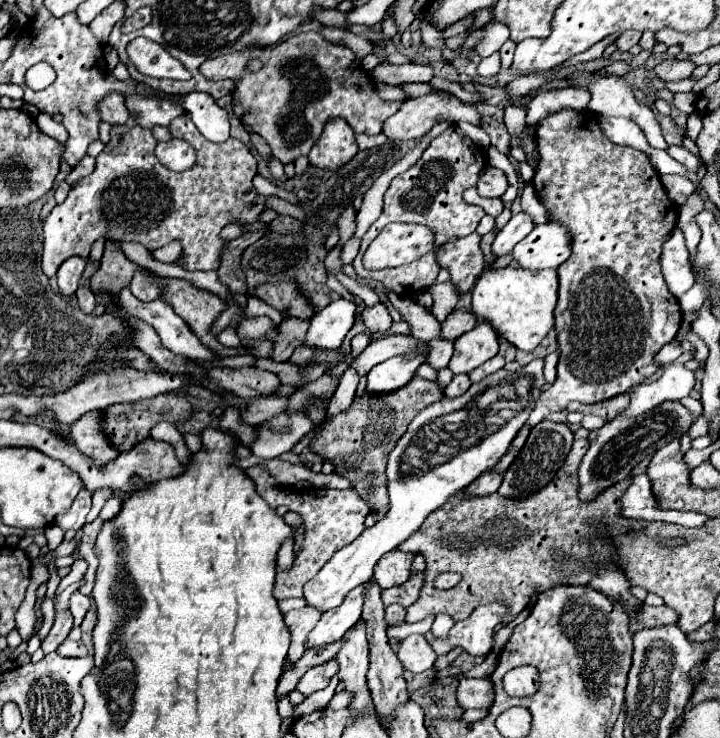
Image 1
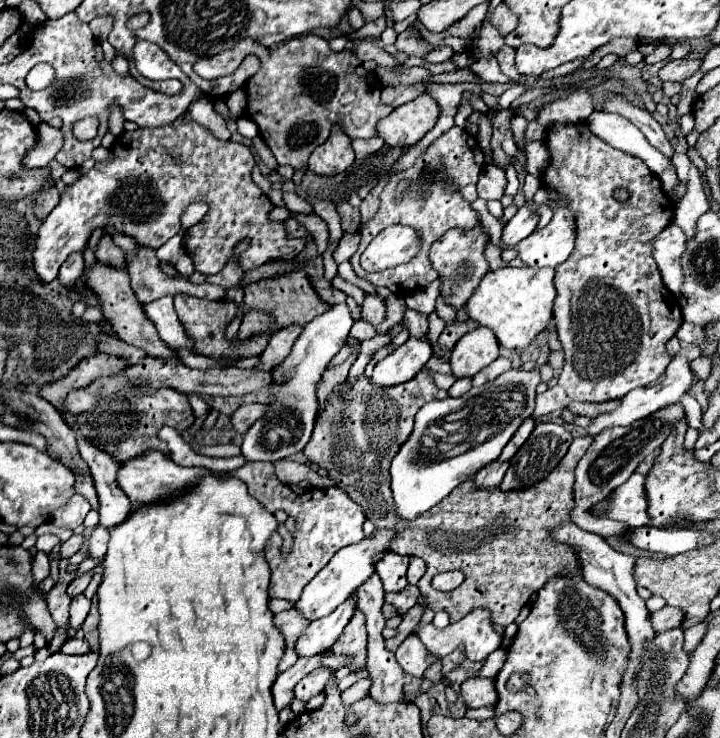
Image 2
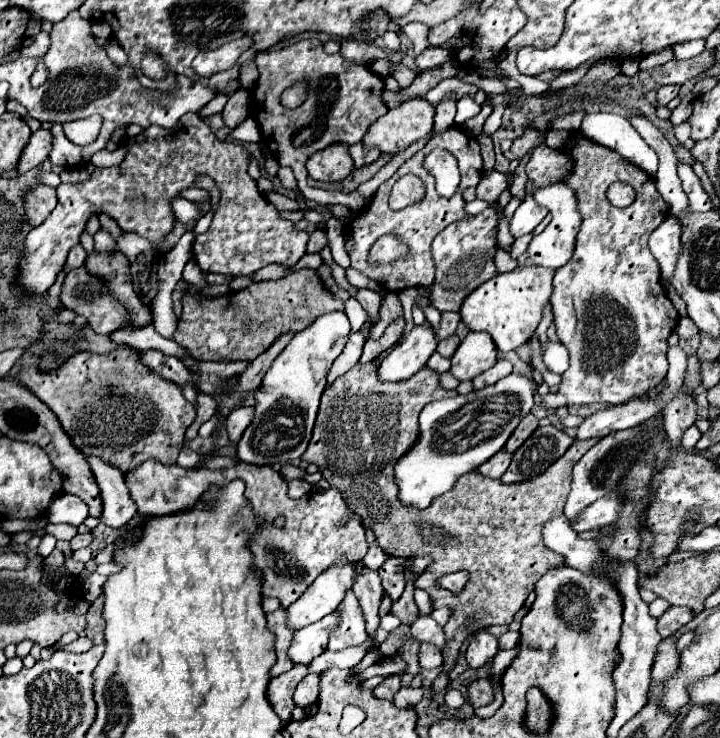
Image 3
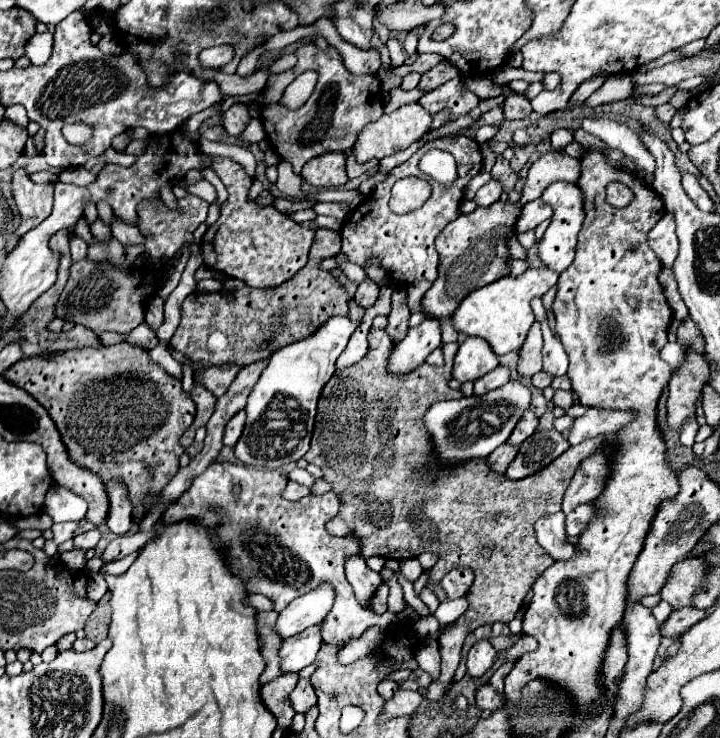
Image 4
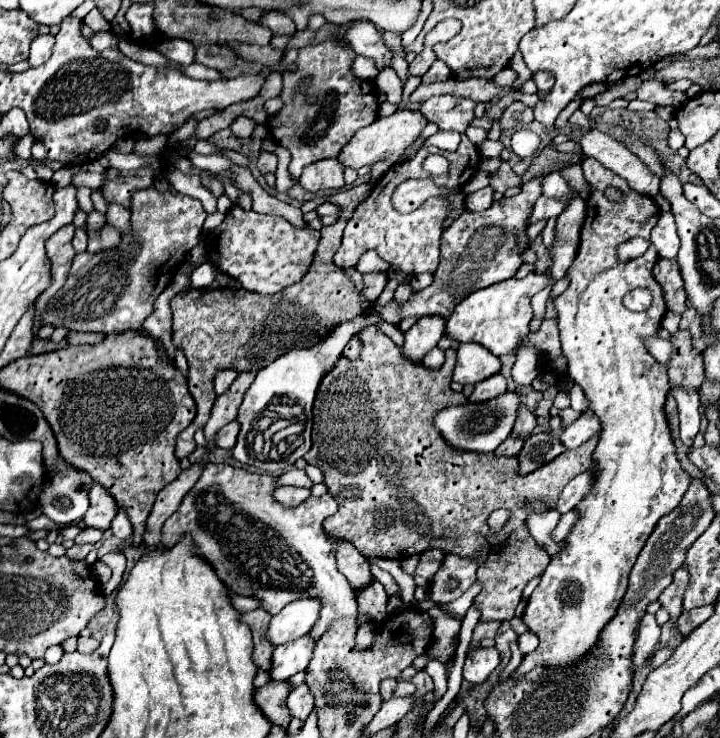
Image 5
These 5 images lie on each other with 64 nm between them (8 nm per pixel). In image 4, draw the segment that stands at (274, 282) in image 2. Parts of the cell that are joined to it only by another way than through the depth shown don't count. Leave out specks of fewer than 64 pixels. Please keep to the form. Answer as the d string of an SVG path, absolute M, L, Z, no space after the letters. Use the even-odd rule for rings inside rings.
M316 230L316 240L310 248L308 264L280 288L248 288L222 292L192 292L182 302L182 320L170 344L184 352L190 360L202 366L222 364L252 364L278 348L312 334L328 316L348 314L348 296L338 286L336 278L318 268L318 262L334 256L340 250L340 234Z

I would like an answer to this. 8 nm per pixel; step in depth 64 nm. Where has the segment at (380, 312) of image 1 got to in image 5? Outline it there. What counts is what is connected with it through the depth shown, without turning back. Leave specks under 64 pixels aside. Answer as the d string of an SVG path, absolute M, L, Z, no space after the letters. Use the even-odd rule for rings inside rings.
M364 274L364 288L362 288L362 296L366 300L370 300L370 304L376 302L376 298L380 296L382 288L386 286L386 274Z

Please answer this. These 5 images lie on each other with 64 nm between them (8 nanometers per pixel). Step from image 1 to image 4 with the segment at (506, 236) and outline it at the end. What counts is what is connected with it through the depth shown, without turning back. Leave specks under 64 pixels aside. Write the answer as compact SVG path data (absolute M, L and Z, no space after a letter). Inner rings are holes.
M532 200L528 204L524 204L520 208L520 214L516 218L516 224L514 224L514 230L516 234L522 234L526 230L534 230L542 220L550 218L552 216L552 208L540 200Z

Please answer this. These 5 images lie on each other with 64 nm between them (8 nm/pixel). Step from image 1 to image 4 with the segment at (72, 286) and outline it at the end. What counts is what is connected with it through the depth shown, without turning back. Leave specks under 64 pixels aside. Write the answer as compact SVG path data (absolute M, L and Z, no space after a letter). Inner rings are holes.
M78 236L76 238L72 238L70 240L70 252L72 252L72 262L76 262L76 260L84 260L86 258L86 242L84 240L80 240Z

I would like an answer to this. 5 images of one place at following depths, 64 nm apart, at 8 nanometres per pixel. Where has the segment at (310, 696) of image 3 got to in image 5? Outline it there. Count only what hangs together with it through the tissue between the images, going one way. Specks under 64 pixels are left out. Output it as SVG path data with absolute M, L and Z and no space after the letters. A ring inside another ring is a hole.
M304 682L298 684L298 686L290 692L290 696L288 696L288 700L286 700L286 706L290 708L290 714L292 714L292 716L296 716L296 718L300 718L300 720L306 720L306 716L314 710L314 700L312 700L310 688L308 688Z

